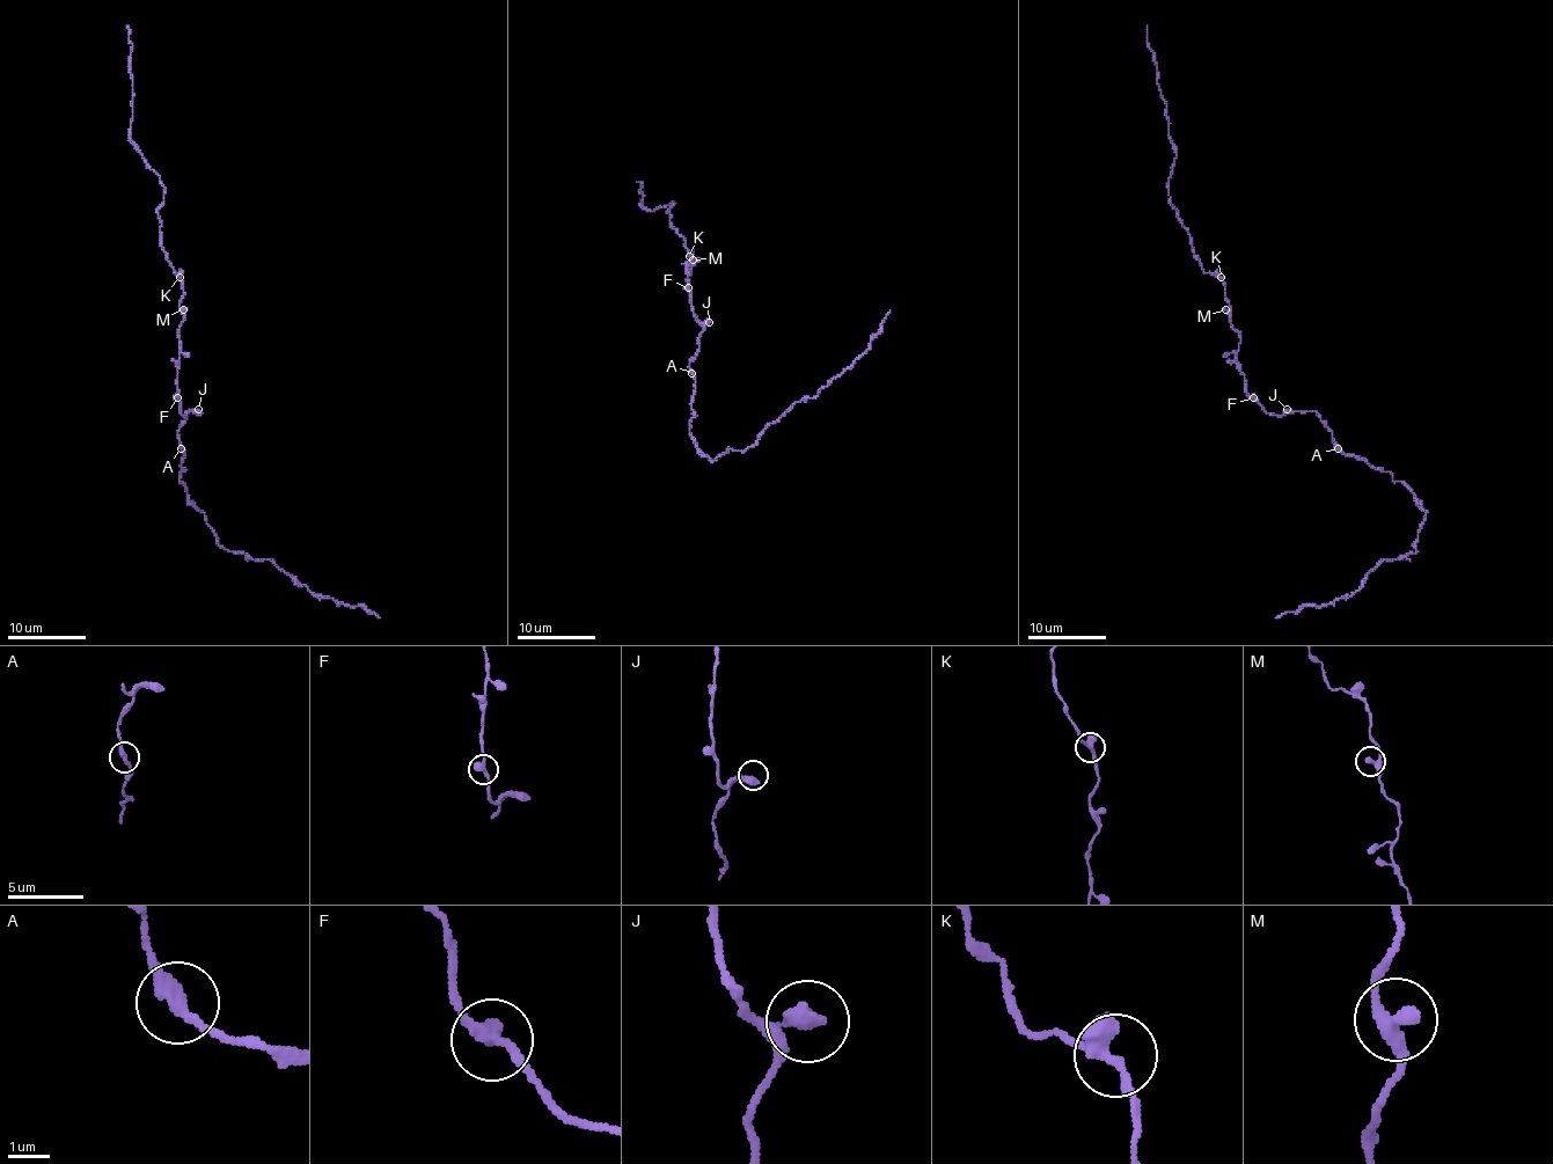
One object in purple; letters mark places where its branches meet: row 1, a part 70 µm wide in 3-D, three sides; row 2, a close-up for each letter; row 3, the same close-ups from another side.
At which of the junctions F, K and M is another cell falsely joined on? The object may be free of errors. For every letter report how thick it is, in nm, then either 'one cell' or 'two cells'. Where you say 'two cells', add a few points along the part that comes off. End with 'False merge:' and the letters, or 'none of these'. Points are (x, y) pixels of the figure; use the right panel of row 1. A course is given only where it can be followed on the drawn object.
F: 340 nm | one cell
K: 380 nm | one cell
M: 340 nm | one cell
False merge: none of these

